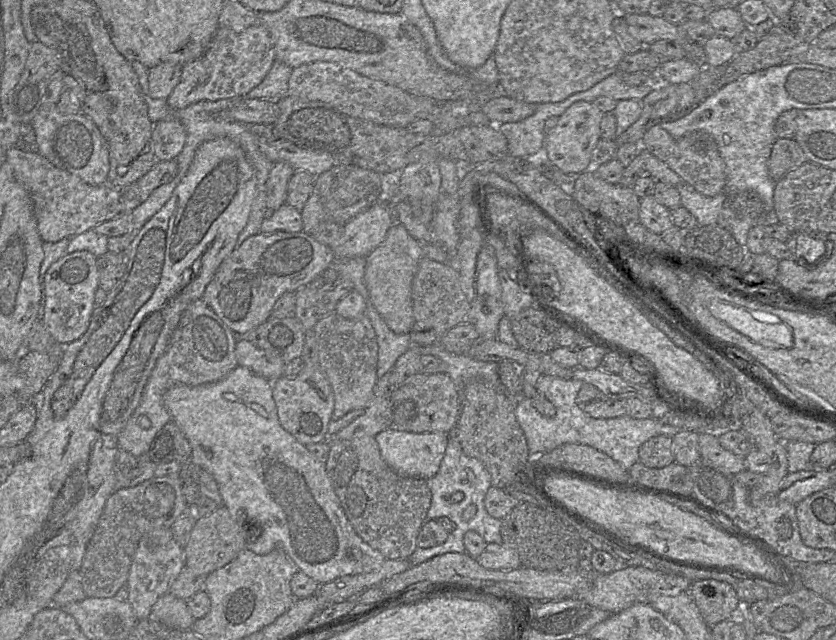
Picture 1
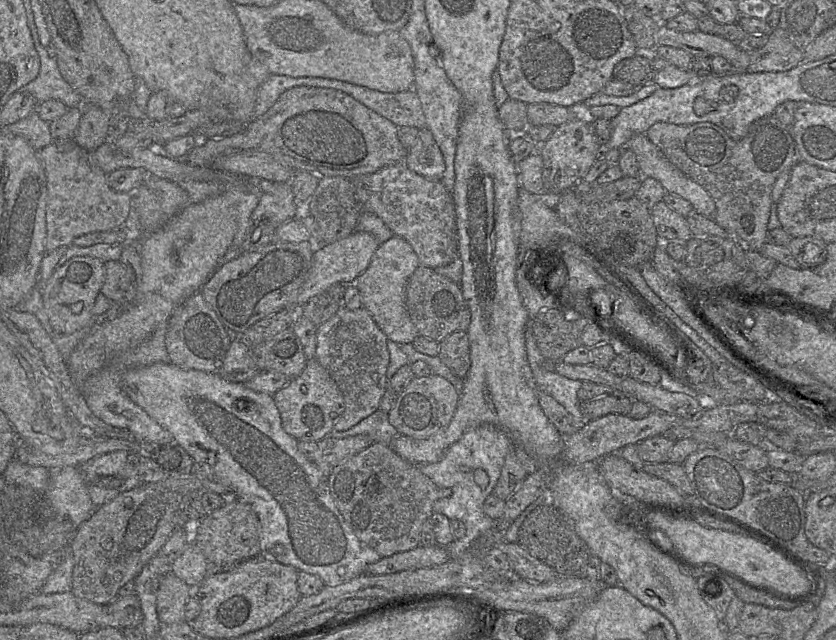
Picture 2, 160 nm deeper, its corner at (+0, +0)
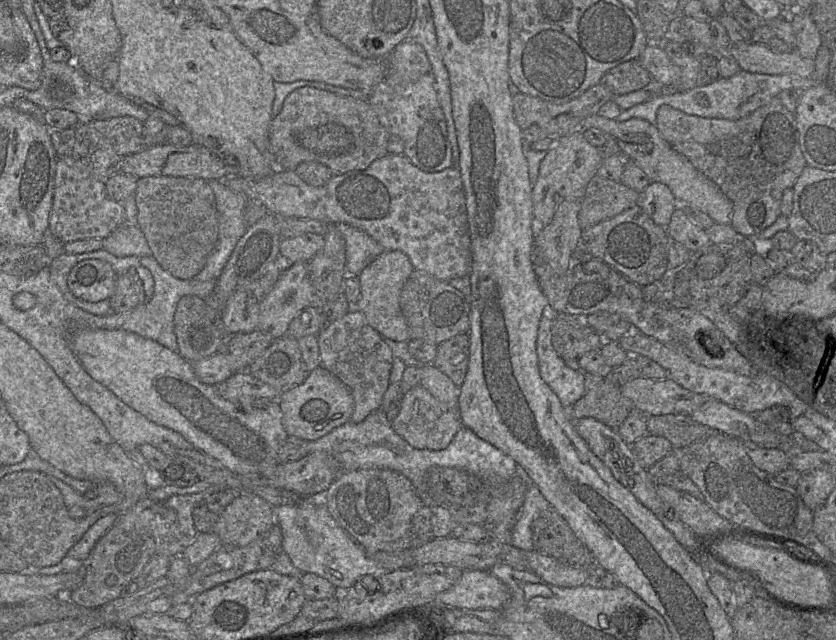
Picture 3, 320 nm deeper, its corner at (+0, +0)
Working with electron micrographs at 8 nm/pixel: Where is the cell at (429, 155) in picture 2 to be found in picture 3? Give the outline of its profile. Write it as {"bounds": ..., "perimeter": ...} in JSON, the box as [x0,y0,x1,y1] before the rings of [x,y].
{"bounds":[369,40,452,172],"perimeter":[[[406,40],[389,55],[387,74],[370,92],[369,98],[380,123],[390,135],[402,139],[403,155],[424,172],[441,172],[452,166],[452,147],[434,83],[432,66],[423,47]]]}

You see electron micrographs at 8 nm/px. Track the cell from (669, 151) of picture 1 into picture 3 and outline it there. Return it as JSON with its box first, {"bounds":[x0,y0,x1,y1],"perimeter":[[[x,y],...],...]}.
{"bounds":[656,96,807,237],"perimeter":[[[778,96],[749,115],[728,120],[689,115],[669,105],[662,105],[657,112],[656,127],[667,143],[687,157],[693,166],[712,180],[732,201],[730,225],[740,234],[756,237],[772,225],[781,215],[781,200],[785,189],[793,188],[807,162],[800,148],[795,114],[787,110]]]}

